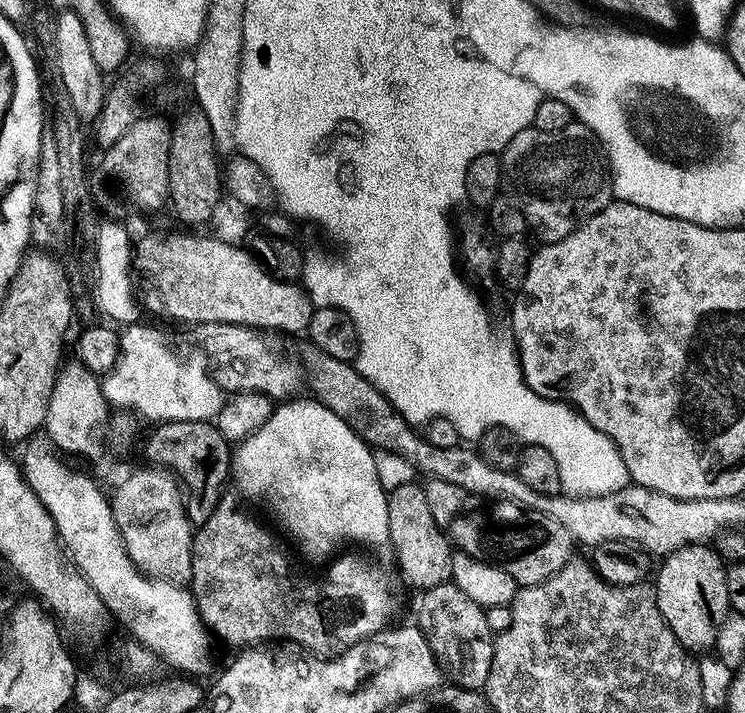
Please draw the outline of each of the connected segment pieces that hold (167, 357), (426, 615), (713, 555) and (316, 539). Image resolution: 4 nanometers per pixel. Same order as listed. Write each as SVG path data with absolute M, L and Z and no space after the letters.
M137 322L123 329L119 337L119 356L111 371L103 377L103 389L109 405L116 410L134 408L154 422L169 420L211 421L222 410L226 393L203 363L183 360L172 352L164 336L156 328Z
M451 582L425 588L419 596L414 620L430 642L430 650L436 655L441 673L447 679L449 676L455 687L483 689L494 654L494 634L486 623L485 608Z
M711 543L684 544L663 557L654 591L658 610L683 648L693 654L711 649L716 642L718 618L729 615L726 561Z
M296 398L291 402L284 402L278 407L275 407L272 411L272 417L254 435L239 441L238 447L234 452L234 480L235 483L236 480L240 483L241 494L248 500L257 500L258 503L265 504L272 511L273 518L276 519L277 525L275 524L275 527L281 533L284 531L300 547L301 554L308 560L331 561L337 555L338 550L340 550L336 548L342 547L344 540L349 540L352 546L360 546L356 544L387 545L391 537L388 492L380 485L378 466L376 465L376 456L374 455L373 449L369 447L366 441L345 420L338 418L338 414L334 414L334 410L330 410L325 404L320 403L315 398L307 398L308 400L300 399Z

